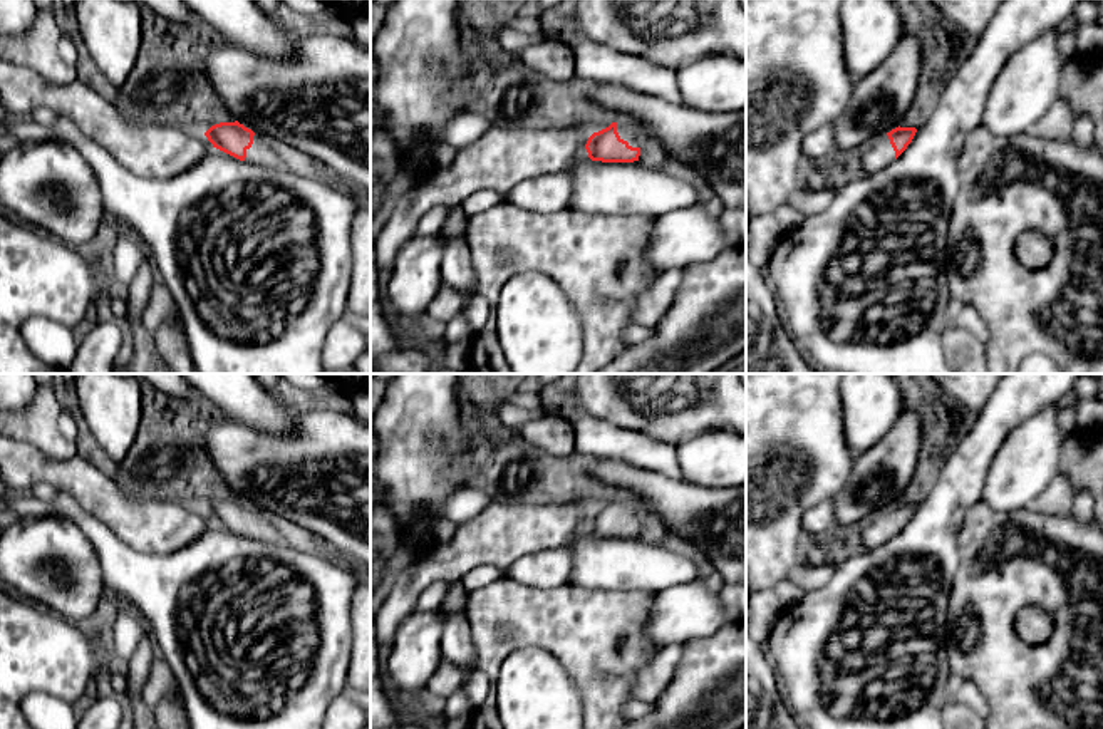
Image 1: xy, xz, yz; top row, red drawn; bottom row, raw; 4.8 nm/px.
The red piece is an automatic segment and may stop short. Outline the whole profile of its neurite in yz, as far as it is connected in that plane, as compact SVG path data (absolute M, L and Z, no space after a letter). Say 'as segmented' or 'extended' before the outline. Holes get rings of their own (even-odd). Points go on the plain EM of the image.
extended; M895 503L853 530L853 551L870 551L892 540L912 518L915 503Z

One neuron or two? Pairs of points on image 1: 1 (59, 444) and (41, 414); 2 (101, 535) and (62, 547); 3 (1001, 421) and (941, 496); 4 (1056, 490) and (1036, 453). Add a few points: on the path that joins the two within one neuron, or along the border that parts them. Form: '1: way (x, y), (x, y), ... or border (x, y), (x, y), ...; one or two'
1: way (52, 438), (41, 426), (41, 421); one
2: border (56, 517), (66, 517), (88, 538), (103, 575); two
3: way (984, 439), (959, 478); one
4: border (1058, 473), (1026, 506); two

